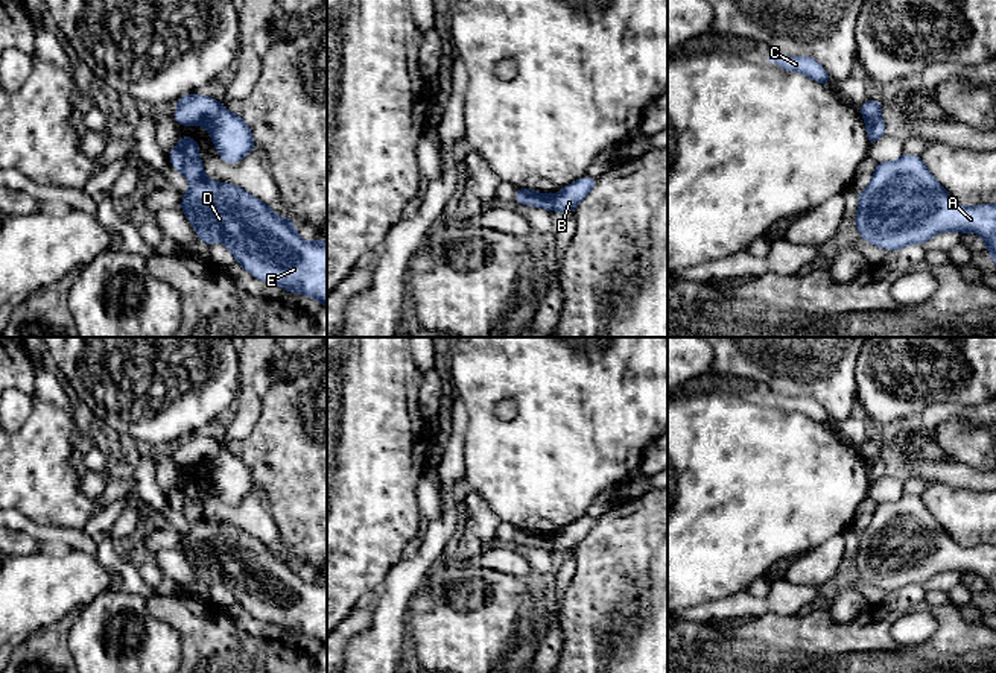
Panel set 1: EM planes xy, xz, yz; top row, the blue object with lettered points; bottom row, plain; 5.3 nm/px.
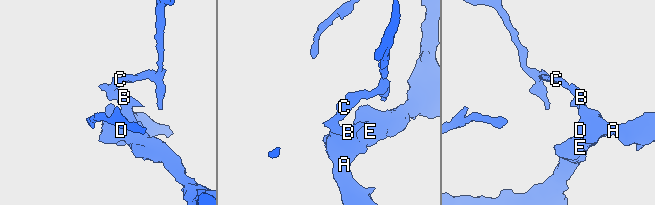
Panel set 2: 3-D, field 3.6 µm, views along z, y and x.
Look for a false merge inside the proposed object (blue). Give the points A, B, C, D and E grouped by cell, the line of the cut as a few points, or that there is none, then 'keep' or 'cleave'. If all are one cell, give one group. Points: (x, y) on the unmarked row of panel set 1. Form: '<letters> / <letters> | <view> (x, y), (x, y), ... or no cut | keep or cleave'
A B D E / C | xy (222, 448), (206, 465) | cleave

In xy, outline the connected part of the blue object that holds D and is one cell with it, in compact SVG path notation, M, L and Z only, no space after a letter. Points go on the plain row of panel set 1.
M181 477L169 501L192 524L182 533L179 550L186 553L204 583L211 586L220 580L254 618L277 624L290 634L315 638L327 647L327 582L301 579L289 558L277 556L271 547L240 527L208 520L195 479Z

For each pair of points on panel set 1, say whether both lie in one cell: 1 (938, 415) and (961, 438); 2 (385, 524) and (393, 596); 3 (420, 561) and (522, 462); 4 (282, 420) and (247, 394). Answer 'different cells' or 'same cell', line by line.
1: different cells
2: different cells
3: different cells
4: different cells

